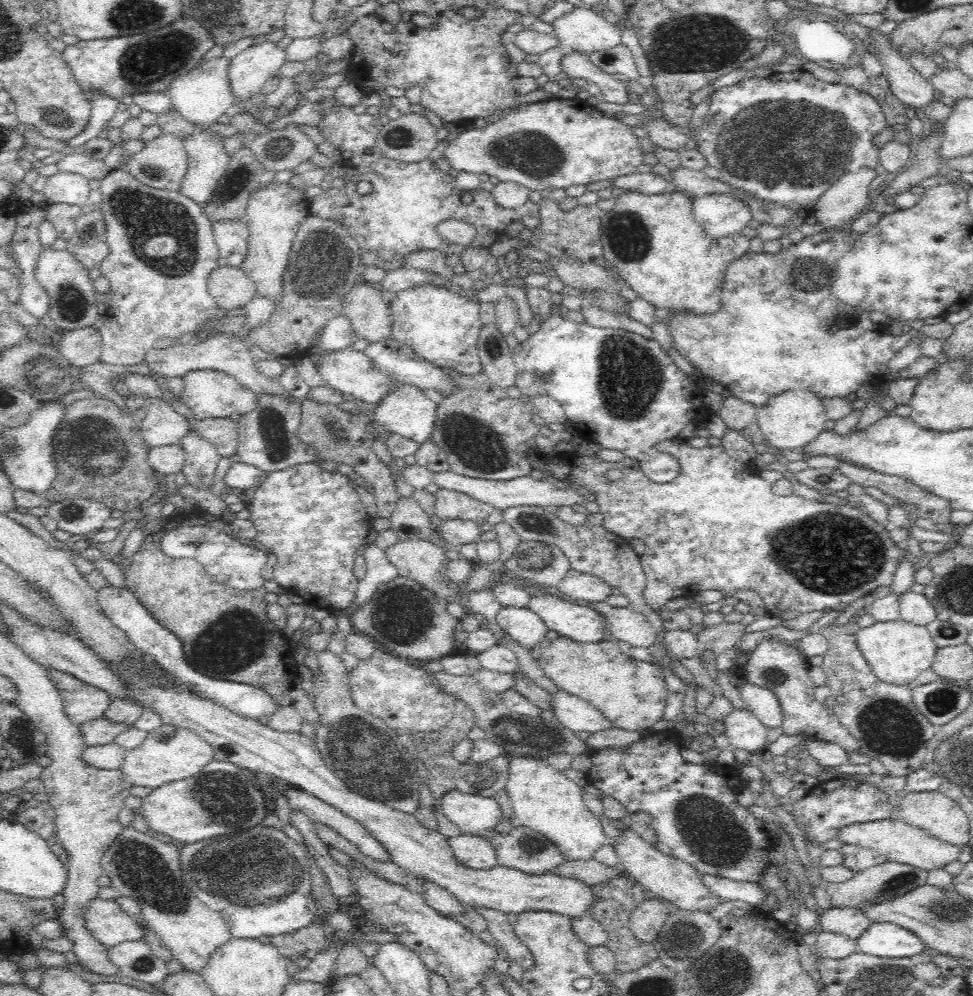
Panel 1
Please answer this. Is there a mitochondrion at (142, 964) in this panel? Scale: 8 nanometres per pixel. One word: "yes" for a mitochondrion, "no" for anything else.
yes

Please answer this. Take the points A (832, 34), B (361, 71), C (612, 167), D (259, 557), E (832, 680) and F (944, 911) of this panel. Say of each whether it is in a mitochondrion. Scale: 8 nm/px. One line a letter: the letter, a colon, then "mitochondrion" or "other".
A: other
B: other
C: other
D: other
E: other
F: mitochondrion

